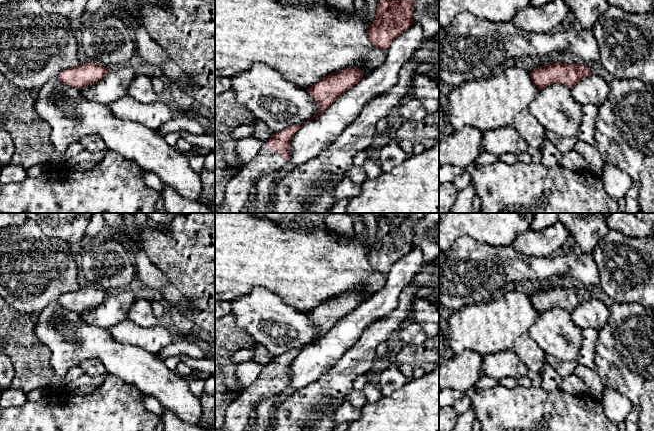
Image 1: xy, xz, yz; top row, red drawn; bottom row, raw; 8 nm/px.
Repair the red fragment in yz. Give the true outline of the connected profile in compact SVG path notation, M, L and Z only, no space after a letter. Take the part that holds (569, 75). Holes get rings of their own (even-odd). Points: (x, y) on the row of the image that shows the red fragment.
M556 62L542 65L534 69L530 74L535 86L541 90L553 83L560 83L571 89L580 80L592 75L592 72L590 67L585 64Z

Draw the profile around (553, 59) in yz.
M552 56L552 57L544 59L544 60L535 60L534 69L536 69L542 65L548 65L548 64L552 64L552 63L556 63L556 62L559 62L557 56Z

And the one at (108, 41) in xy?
M100 14L97 19L87 27L78 31L79 45L91 62L112 69L130 63L131 58L136 54L136 44L129 27L114 15Z

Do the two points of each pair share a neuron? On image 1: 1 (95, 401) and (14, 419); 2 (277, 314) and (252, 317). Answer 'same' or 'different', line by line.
1: same
2: same

